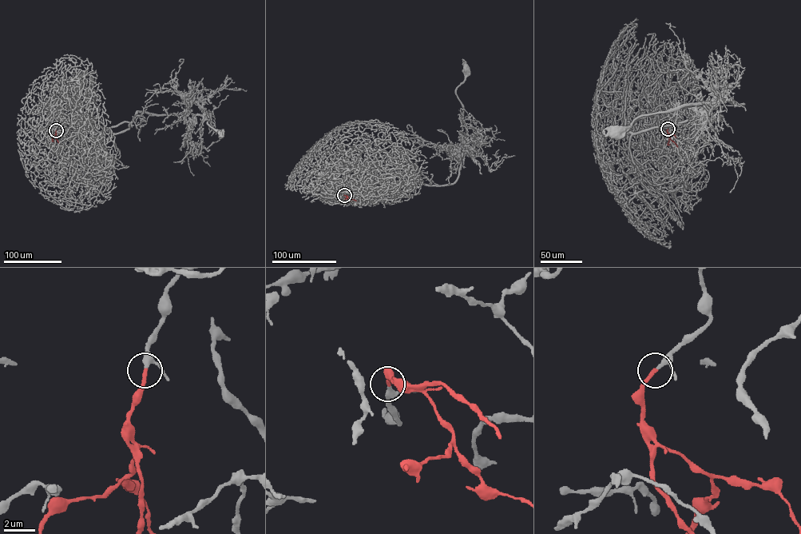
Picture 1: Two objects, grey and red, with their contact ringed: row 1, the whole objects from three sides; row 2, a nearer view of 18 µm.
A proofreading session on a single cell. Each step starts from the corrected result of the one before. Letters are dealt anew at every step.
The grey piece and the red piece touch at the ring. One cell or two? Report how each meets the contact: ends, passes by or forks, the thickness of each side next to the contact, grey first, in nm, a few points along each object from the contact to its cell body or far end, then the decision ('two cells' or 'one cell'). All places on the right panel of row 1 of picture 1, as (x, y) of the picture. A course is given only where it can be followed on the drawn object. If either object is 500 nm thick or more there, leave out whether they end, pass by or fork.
grey passes by; red ends there; 240 nm thick on the grey side, 240 nm on the other; grey runs (668, 129), (675, 117), (662, 111), (667, 124), (711, 124), (713, 101), (743, 104), (680, 105), (614, 132); red runs (668, 129), (667, 132), (671, 135), (668, 144), (670, 144); one cell

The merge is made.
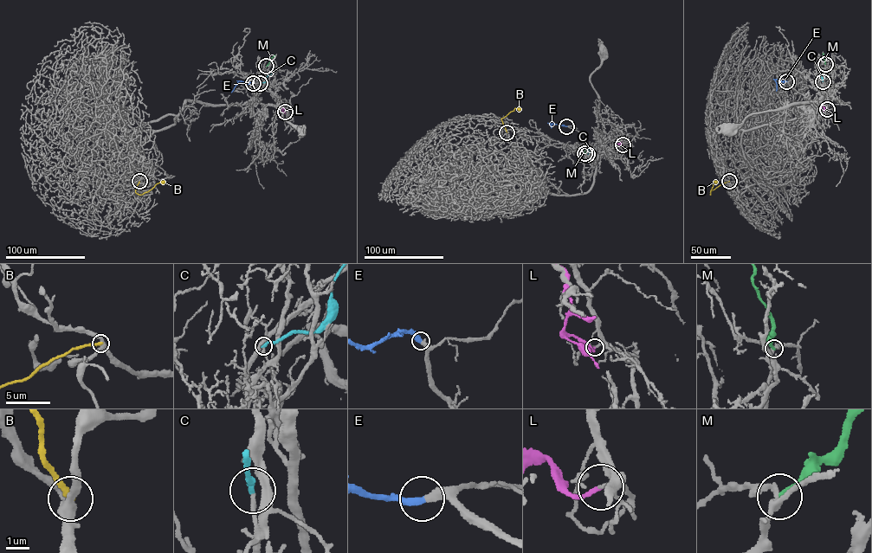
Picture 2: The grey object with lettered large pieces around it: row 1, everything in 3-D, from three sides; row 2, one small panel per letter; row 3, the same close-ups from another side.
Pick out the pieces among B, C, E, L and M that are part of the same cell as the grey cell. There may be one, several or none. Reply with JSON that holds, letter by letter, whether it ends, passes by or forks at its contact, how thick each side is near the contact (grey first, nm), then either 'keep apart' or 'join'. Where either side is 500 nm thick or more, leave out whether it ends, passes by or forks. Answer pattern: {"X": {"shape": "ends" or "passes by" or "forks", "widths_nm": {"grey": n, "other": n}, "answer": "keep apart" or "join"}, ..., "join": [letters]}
{"B": {"shape": "ends", "widths_nm": {"grey": 360, "other": 300}, "answer": "keep apart"}, "C": {"shape": "ends", "widths_nm": {"grey": 200, "other": 240}, "answer": "keep apart"}, "E": {"shape": "ends", "widths_nm": {"grey": 400, "other": 380}, "answer": "join"}, "L": {"shape": "ends", "widths_nm": {"grey": 110, "other": 180}, "answer": "keep apart"}, "M": {"shape": "ends", "widths_nm": {"grey": 240, "other": 220}, "answer": "keep apart"}, "join": ["E"]}

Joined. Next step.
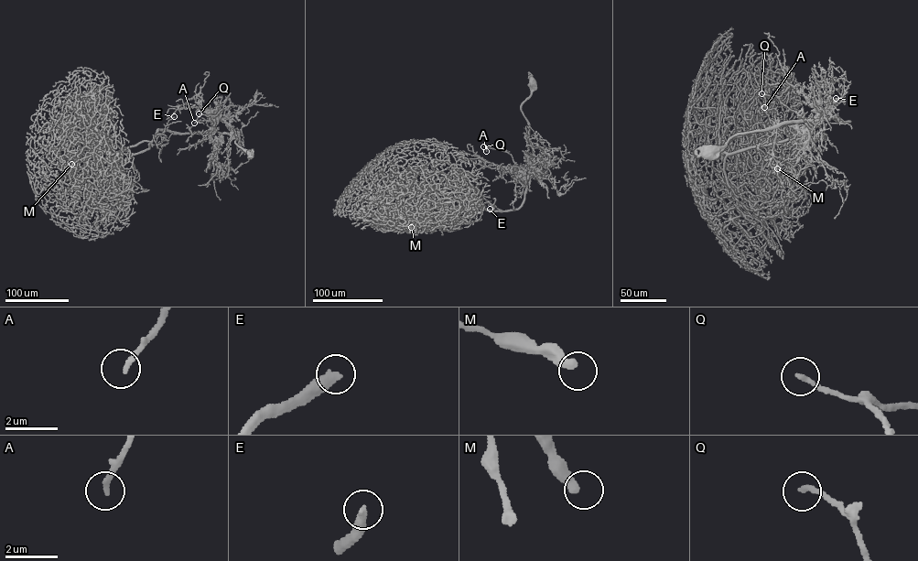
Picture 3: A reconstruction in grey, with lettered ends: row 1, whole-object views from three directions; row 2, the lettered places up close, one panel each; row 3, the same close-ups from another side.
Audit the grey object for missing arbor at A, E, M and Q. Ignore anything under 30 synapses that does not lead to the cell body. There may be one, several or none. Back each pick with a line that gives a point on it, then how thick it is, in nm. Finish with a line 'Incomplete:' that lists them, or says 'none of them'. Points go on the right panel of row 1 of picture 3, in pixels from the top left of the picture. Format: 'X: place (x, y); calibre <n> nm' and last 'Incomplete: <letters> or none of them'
E: place (836, 98); calibre 360 nm
Incomplete: E

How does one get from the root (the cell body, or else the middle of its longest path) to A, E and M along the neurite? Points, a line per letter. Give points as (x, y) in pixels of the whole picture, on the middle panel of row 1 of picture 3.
A: (532, 81), (531, 96), (521, 108), (529, 126), (528, 177), (523, 178), (508, 153), (488, 147), (486, 151)
E: (532, 81), (531, 96), (521, 108), (529, 126), (529, 174), (524, 199), (517, 209), (484, 207), (490, 209)
M: (532, 81), (521, 108), (523, 202), (473, 201), (444, 225), (400, 210), (398, 223), (411, 227)

